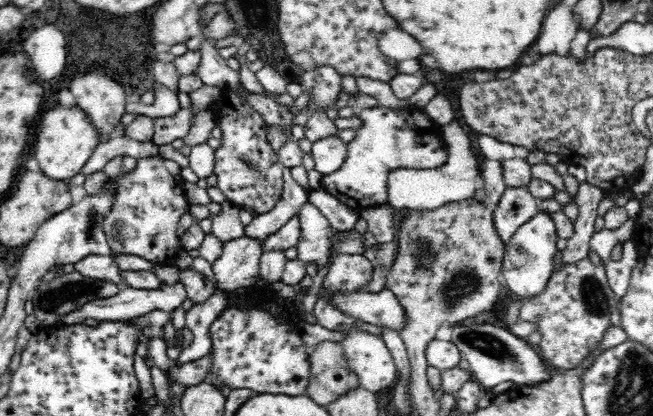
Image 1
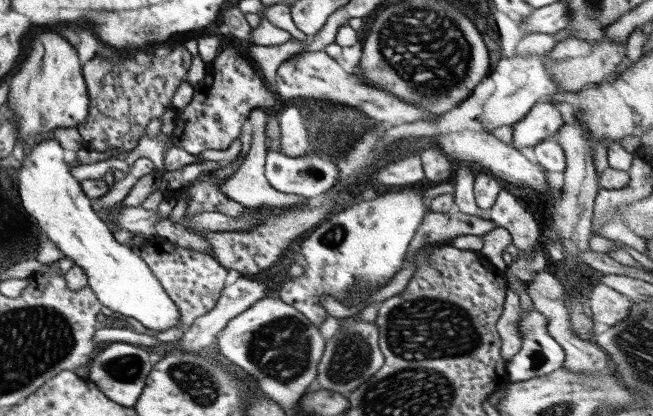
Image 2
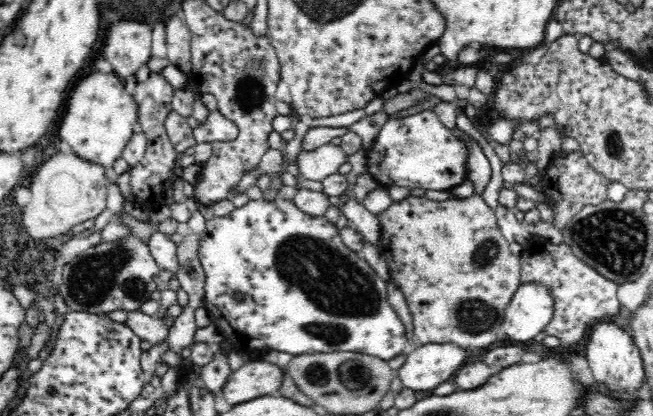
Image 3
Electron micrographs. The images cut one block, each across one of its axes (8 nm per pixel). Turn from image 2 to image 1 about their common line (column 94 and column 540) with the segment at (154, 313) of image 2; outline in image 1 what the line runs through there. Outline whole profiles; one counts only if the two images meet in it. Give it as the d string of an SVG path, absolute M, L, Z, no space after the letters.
M540 211L534 218L520 225L516 234L513 234L508 241L505 244L501 266L502 276L506 279L509 290L516 294L516 299L522 299L524 302L543 293L553 275L557 264L554 261L557 252L556 227L550 215Z

